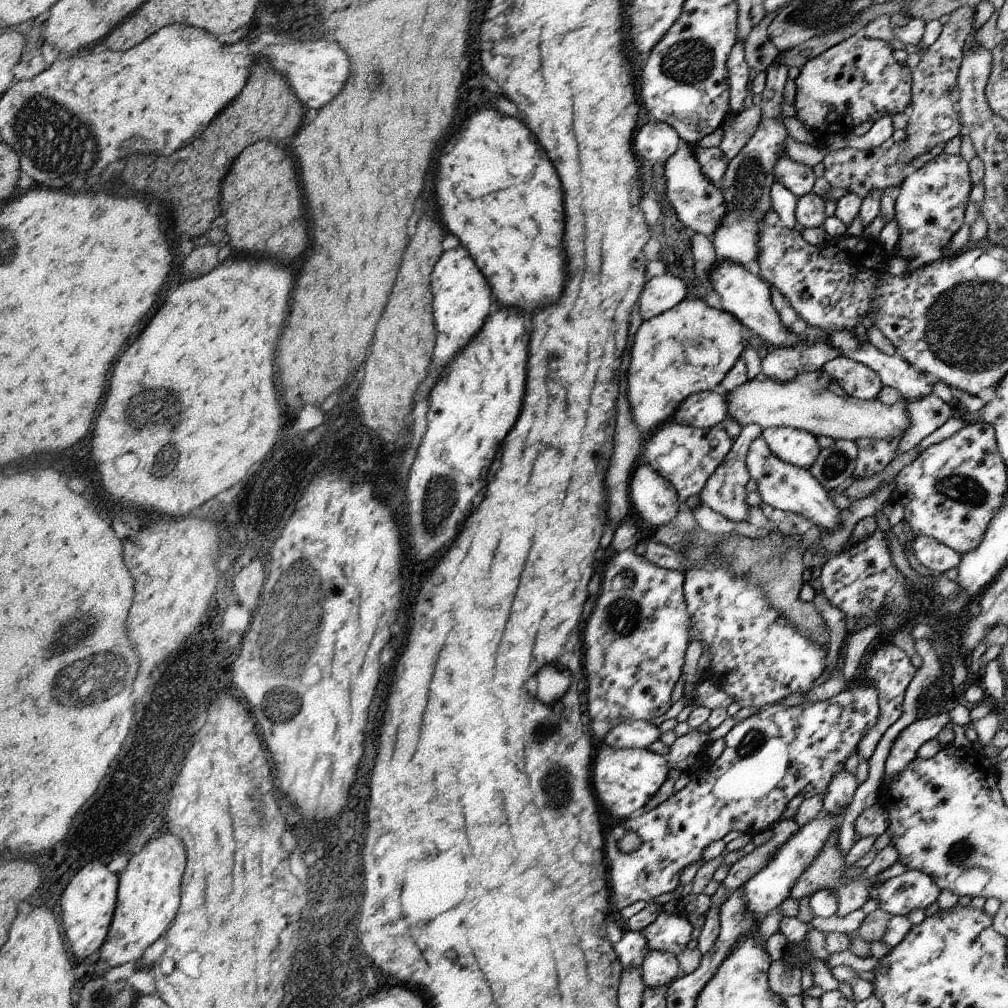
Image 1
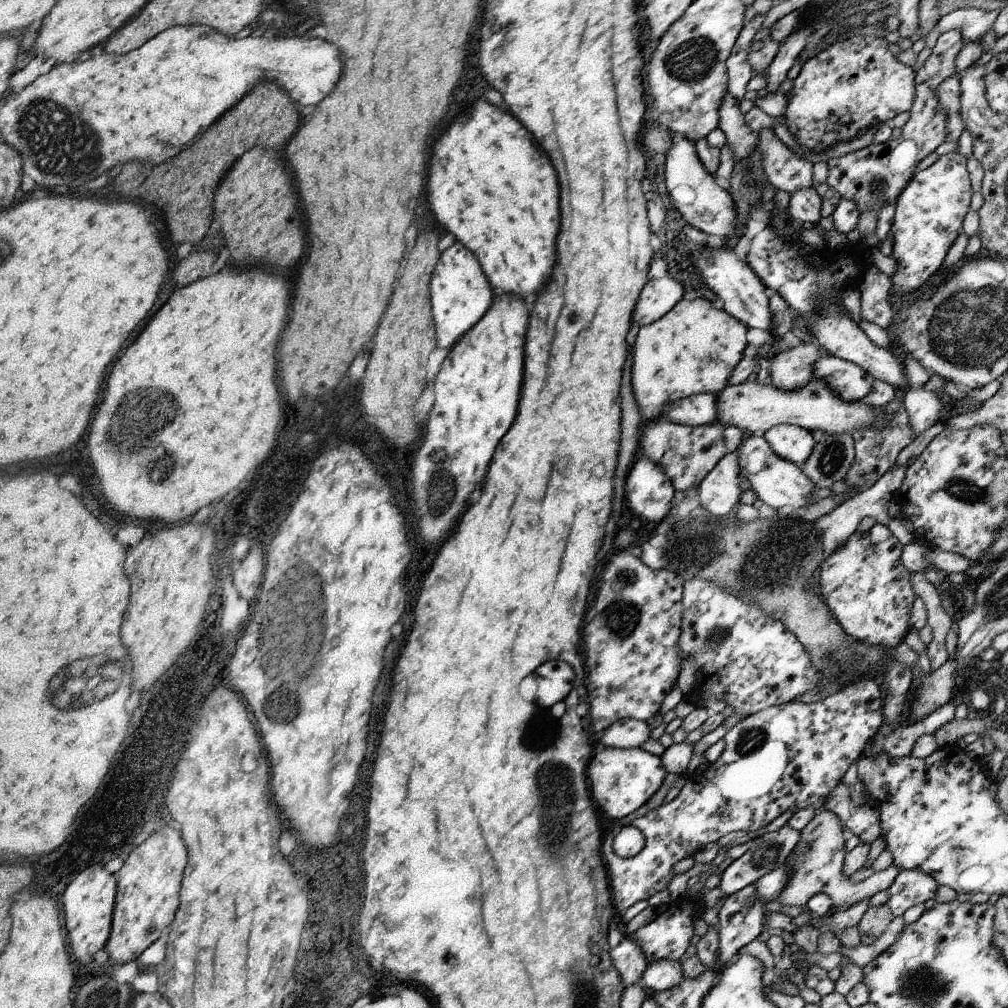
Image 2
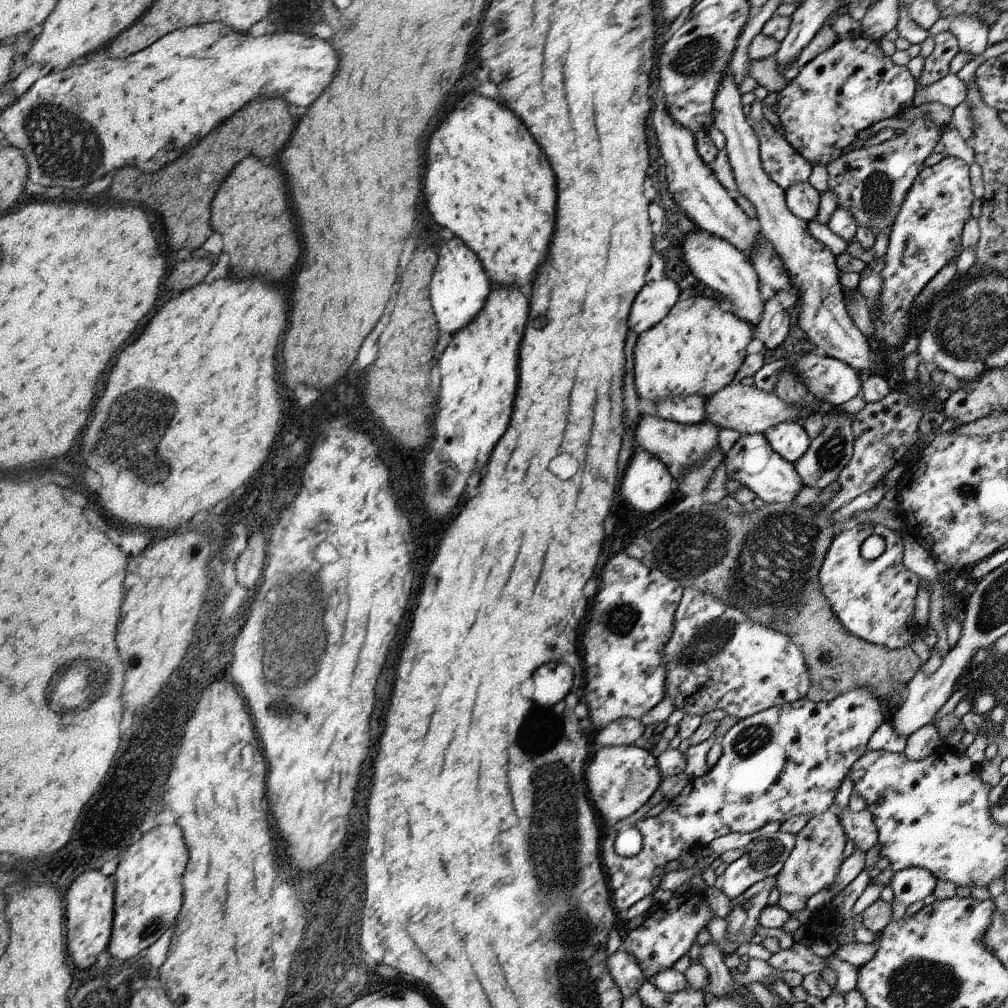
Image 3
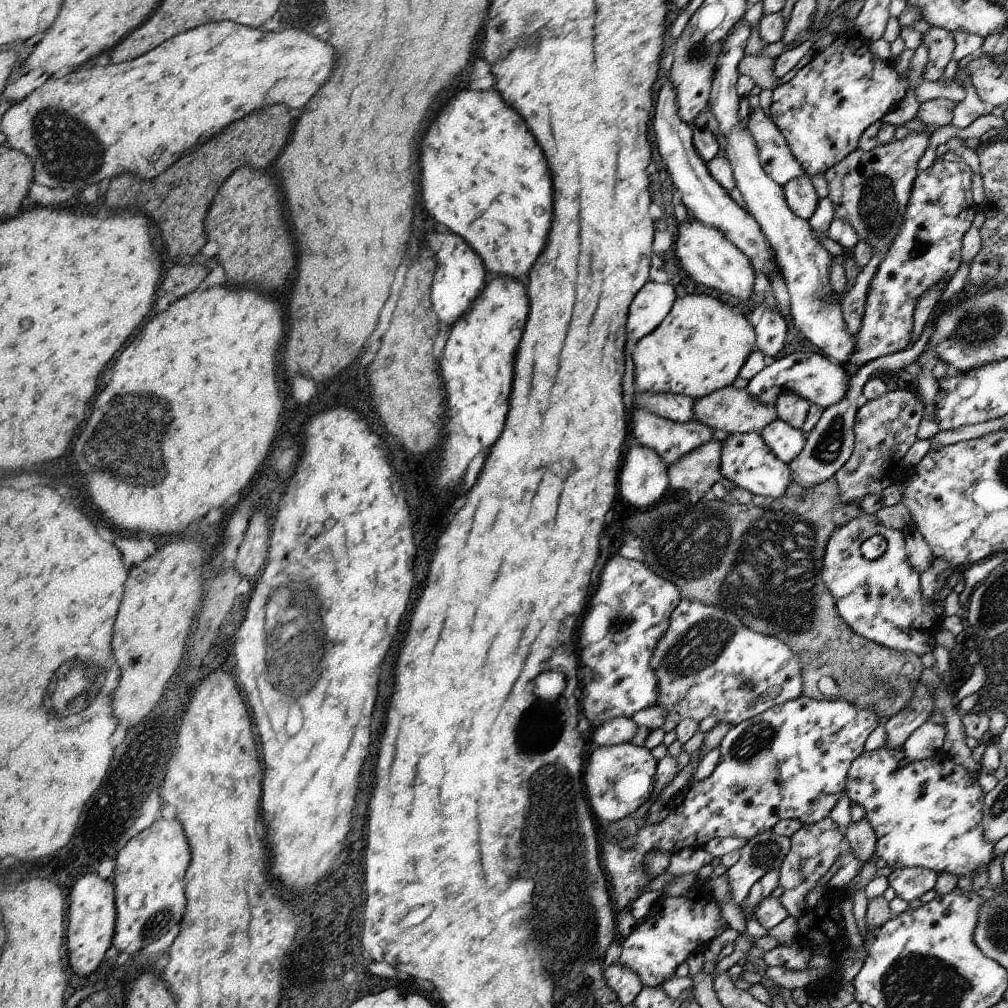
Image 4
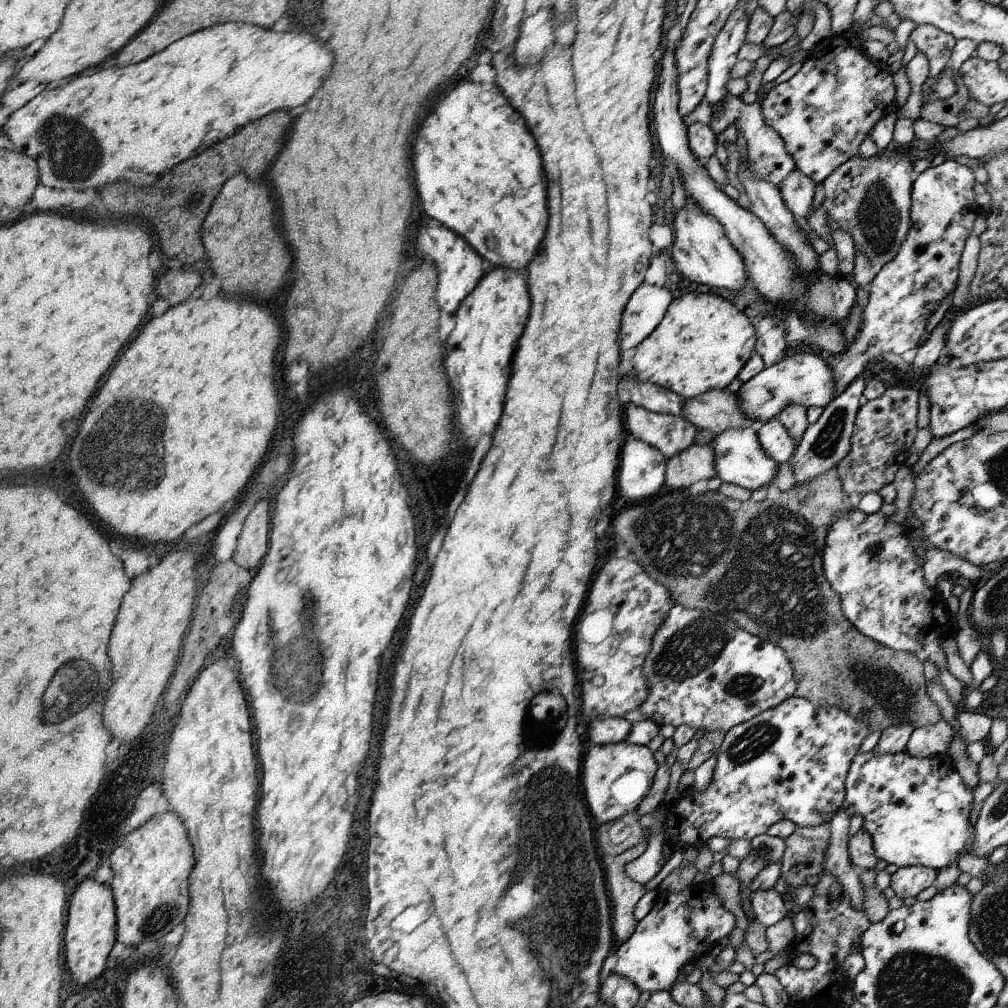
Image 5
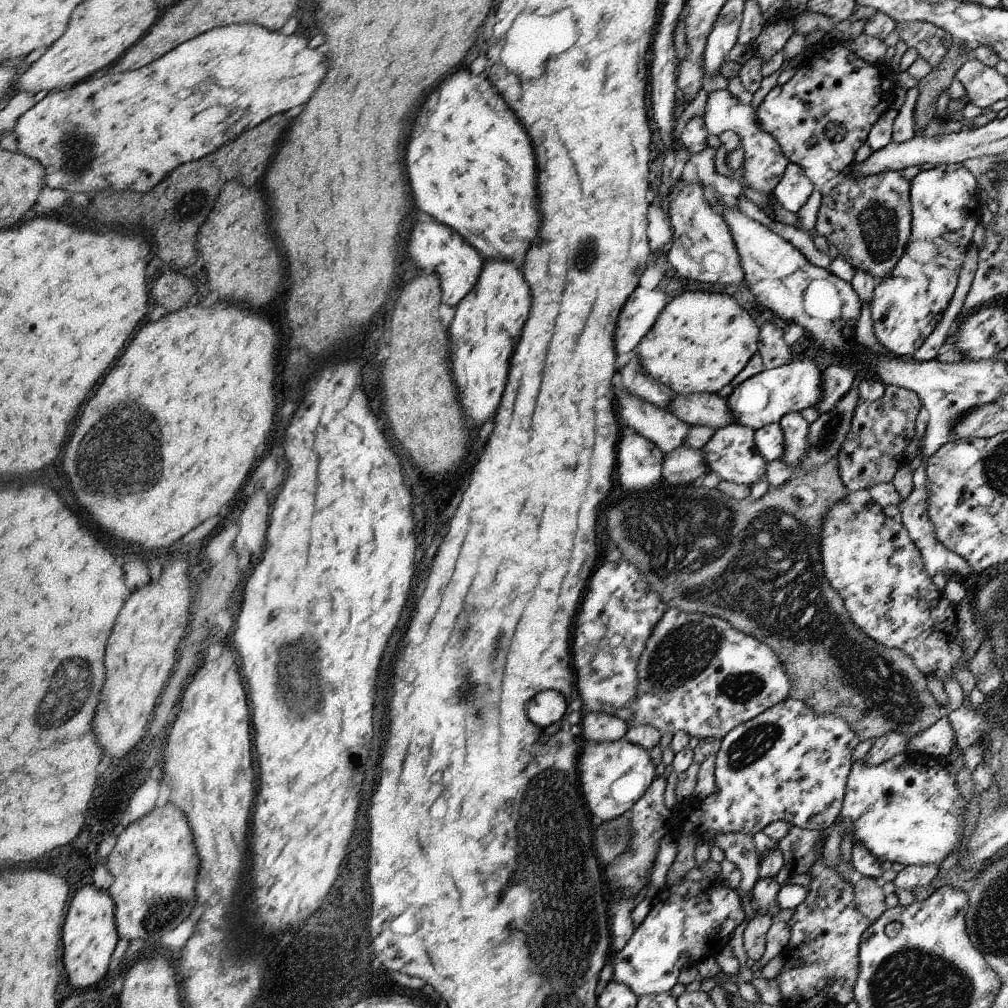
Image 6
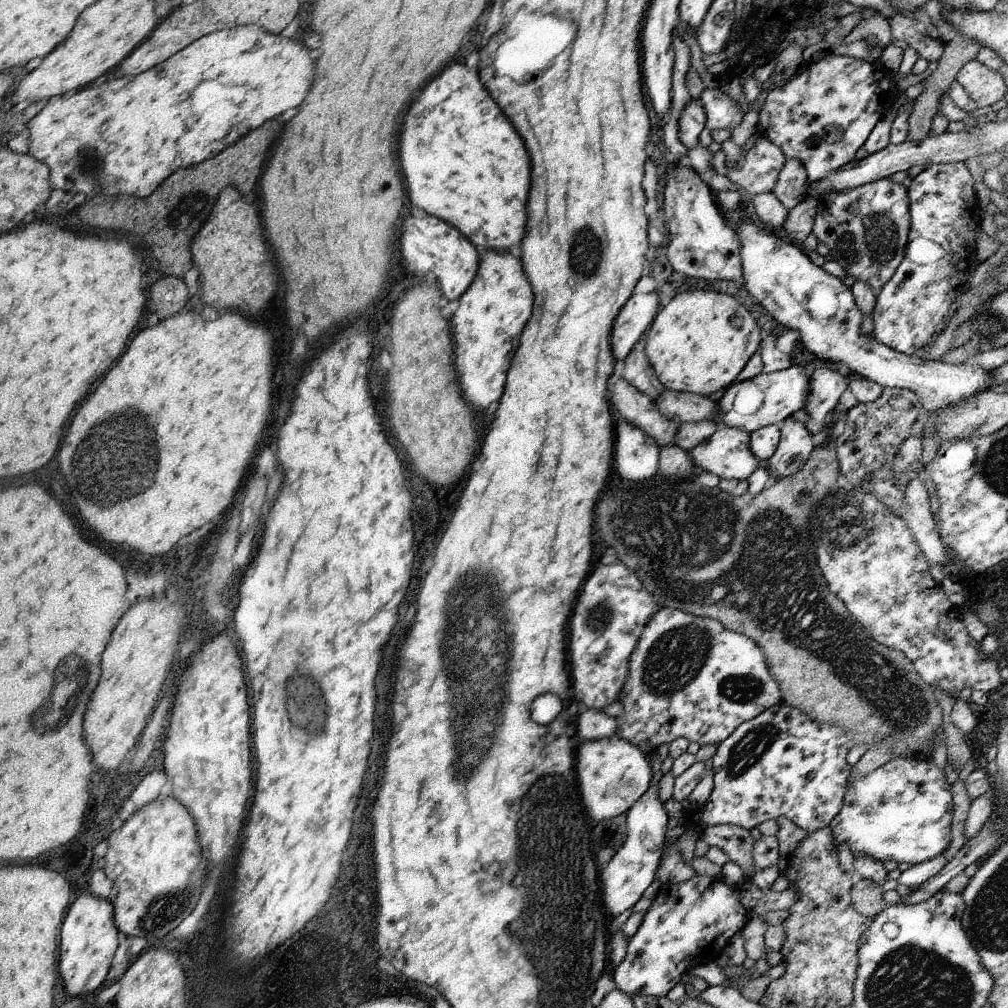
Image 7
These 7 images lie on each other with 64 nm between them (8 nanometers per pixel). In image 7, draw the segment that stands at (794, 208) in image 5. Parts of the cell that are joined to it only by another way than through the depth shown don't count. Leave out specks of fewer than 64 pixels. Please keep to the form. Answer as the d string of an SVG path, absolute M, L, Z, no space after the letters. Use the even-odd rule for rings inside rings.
M785 160L785 168L781 168L777 188L773 188L773 196L783 204L783 208L789 212L793 206L797 206L803 198L807 198L807 174L805 168L799 164L799 160Z

